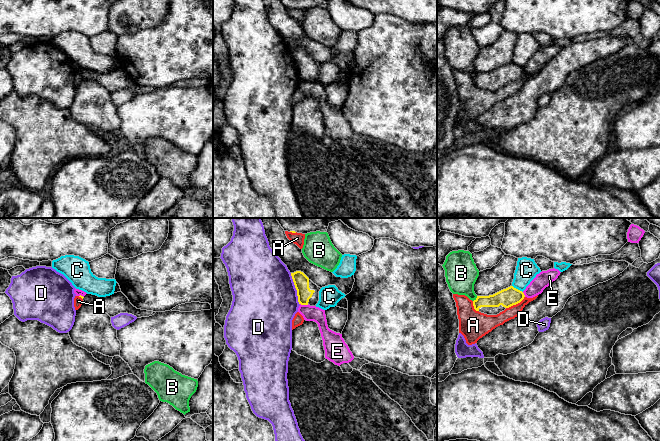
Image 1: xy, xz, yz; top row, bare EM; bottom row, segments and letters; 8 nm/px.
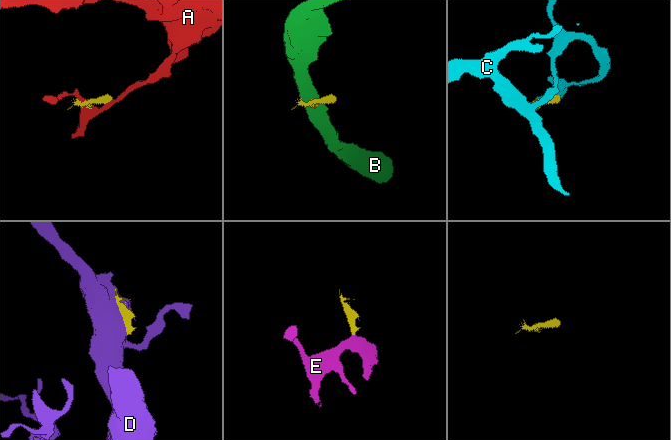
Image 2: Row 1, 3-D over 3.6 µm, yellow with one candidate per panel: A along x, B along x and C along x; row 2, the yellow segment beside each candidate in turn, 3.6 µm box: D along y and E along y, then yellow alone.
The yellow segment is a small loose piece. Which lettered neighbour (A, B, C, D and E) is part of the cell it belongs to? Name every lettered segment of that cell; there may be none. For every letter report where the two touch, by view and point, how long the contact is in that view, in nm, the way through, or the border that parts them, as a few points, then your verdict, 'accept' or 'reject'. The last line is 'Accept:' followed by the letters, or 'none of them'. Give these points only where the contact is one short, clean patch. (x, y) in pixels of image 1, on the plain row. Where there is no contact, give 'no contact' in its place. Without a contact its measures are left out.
A: meets yellow in yz at (515, 80); contact 180 nm long; reject
B: meets yellow in yz at (476, 75); contact 60 nm long; reject
C: meets yellow in yz at (517, 65); contact 110 nm long; border along yz (512, 61), (522, 68); reject
D: meets yellow in xz at (296, 65); contact 260 nm long; reject
E: meets yellow in xz at (304, 80); contact 70 nm long; border along xz (300, 79), (308, 80); reject
Accept: none of them

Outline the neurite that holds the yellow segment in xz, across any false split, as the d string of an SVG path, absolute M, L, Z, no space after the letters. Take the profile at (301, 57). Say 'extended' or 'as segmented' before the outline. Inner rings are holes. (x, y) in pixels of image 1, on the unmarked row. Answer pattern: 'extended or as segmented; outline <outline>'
extended; outline M301 47L291 49L291 52L297 66L299 80L316 82L319 77L319 67L321 64Z

